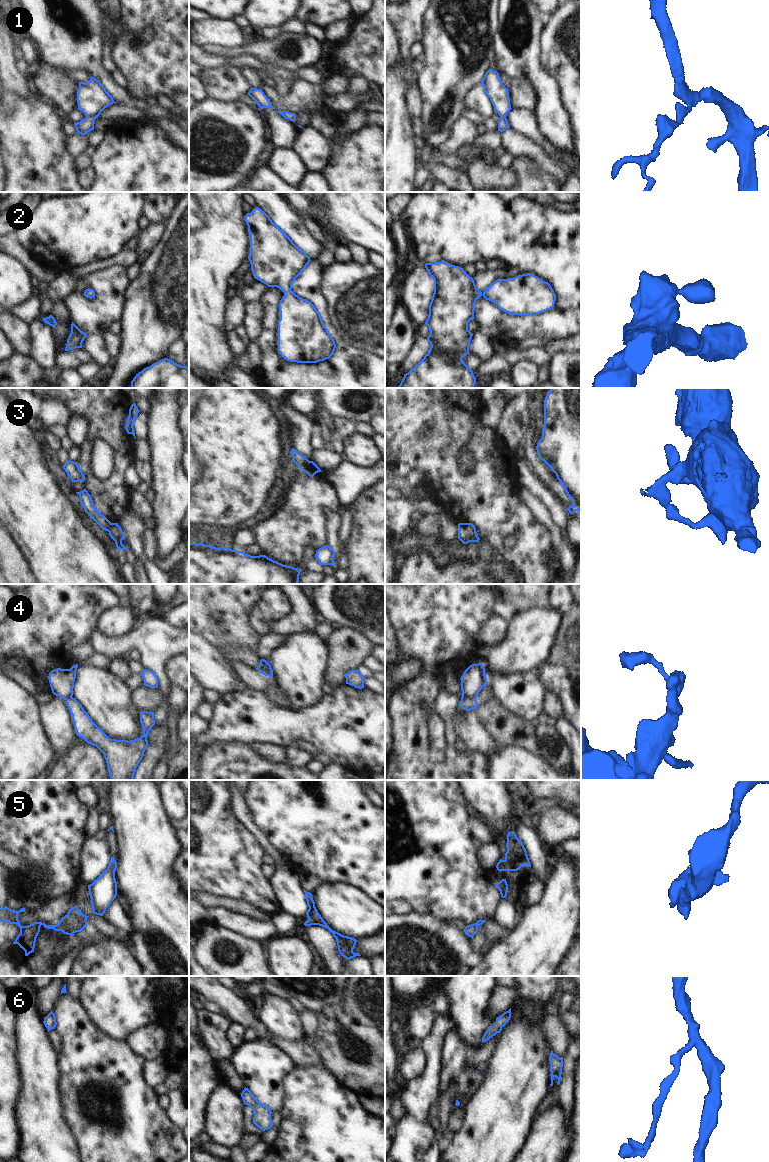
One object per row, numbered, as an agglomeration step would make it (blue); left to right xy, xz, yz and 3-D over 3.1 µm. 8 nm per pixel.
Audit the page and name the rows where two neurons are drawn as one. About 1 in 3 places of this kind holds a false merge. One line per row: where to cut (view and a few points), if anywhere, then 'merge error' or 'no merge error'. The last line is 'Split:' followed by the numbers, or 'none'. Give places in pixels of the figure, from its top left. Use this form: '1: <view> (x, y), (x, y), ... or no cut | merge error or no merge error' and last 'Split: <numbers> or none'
1: no cut | no merge error
2: no cut | no merge error
3: xz (309, 461), (301, 469) | merge error
4: xz (265, 661), (265, 669), (269, 675) | merge error
5: no cut | no merge error
6: no cut | no merge error
Split: 3, 4

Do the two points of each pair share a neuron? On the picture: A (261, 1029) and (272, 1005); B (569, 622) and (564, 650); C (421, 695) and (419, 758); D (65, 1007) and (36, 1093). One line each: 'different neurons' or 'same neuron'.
A: different neurons
B: same neuron
C: same neuron
D: different neurons

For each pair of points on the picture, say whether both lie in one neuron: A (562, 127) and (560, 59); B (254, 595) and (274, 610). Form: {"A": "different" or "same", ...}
{"A": "different", "B": "different"}

